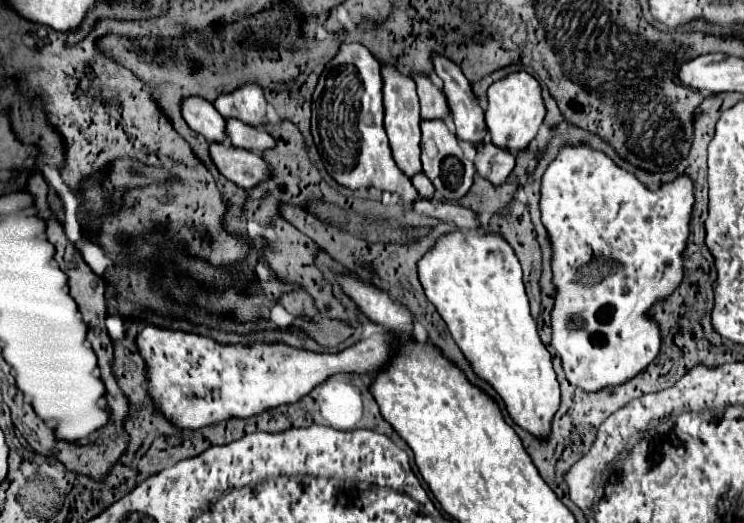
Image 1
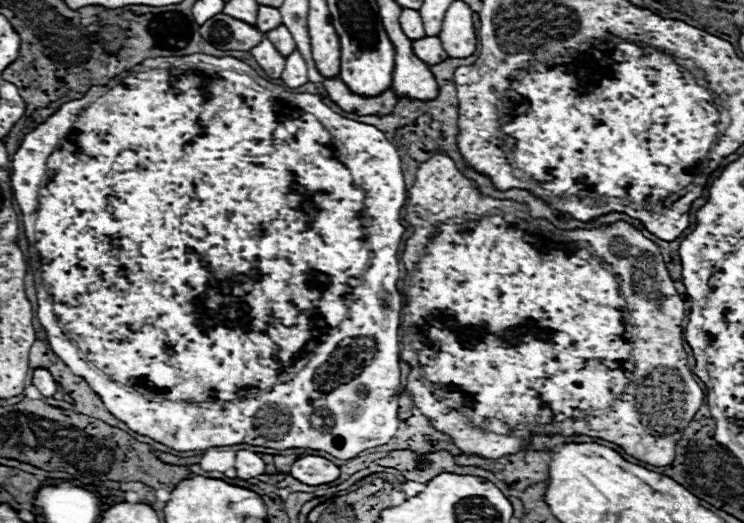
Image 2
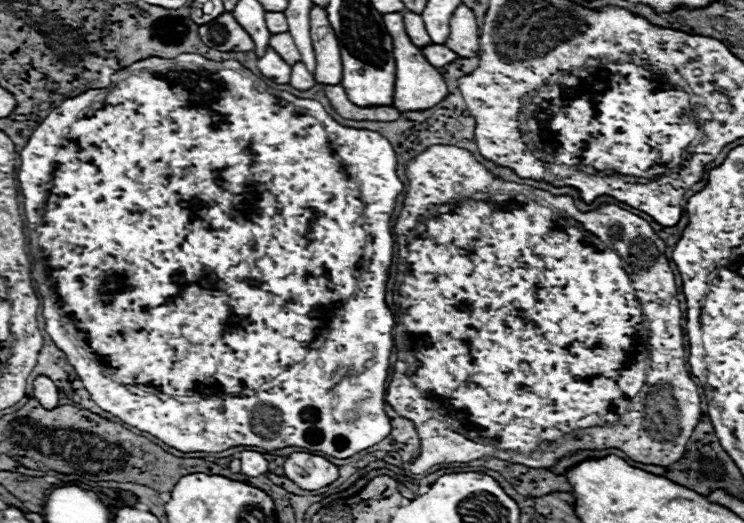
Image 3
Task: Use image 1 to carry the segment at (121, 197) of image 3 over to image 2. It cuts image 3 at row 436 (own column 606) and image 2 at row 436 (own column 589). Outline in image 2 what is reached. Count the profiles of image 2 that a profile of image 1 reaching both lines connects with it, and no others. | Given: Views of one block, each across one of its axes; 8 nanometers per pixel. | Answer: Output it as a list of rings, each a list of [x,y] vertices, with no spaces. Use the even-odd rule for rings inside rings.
[[[191,54],[191,55],[188,55],[188,56],[184,56],[184,58],[180,58],[180,62],[178,62],[178,58],[174,58],[174,57],[168,57],[168,58],[166,58],[166,57],[158,57],[158,58],[154,58],[154,60],[144,60],[144,61],[143,61],[143,62],[142,62],[142,63],[140,63],[140,64],[138,64],[138,65],[136,65],[136,66],[134,66],[134,67],[133,67],[133,68],[132,68],[132,69],[131,69],[131,70],[130,70],[130,71],[129,71],[129,73],[130,73],[130,76],[126,76],[126,78],[122,78],[122,77],[123,77],[123,76],[122,76],[122,75],[119,75],[119,76],[116,76],[116,77],[115,77],[115,78],[113,78],[113,79],[112,79],[112,80],[110,80],[110,82],[109,82],[109,84],[108,84],[108,85],[107,85],[107,88],[110,88],[110,90],[108,90],[108,92],[106,92],[106,88],[104,88],[104,86],[102,86],[102,88],[90,88],[90,90],[88,90],[88,92],[86,92],[86,96],[84,96],[84,98],[80,98],[80,100],[70,100],[70,102],[66,102],[66,104],[62,104],[62,106],[60,106],[60,110],[58,110],[58,112],[56,112],[56,114],[52,114],[52,116],[50,116],[50,118],[48,118],[48,120],[46,120],[46,122],[44,122],[44,124],[40,124],[40,126],[38,126],[38,128],[34,128],[34,130],[32,130],[32,132],[30,132],[30,134],[26,134],[26,136],[24,136],[24,140],[22,140],[22,144],[20,144],[20,148],[18,148],[18,152],[16,152],[16,154],[14,154],[14,158],[12,158],[12,172],[10,172],[10,186],[12,186],[12,194],[14,194],[14,200],[12,200],[12,202],[13,202],[13,203],[14,203],[14,204],[15,204],[15,205],[16,205],[16,203],[17,203],[17,204],[18,204],[18,206],[20,206],[20,212],[21,212],[21,221],[22,221],[22,223],[23,223],[23,227],[24,227],[24,234],[26,234],[26,240],[28,240],[28,244],[30,244],[30,256],[32,256],[32,258],[34,258],[34,260],[30,260],[30,264],[32,264],[32,266],[34,266],[34,268],[38,268],[38,270],[34,270],[34,278],[36,278],[36,280],[38,280],[38,282],[40,282],[40,283],[39,283],[39,284],[37,284],[37,285],[36,285],[36,296],[37,296],[37,305],[38,305],[38,308],[37,308],[37,312],[36,312],[36,316],[37,316],[37,318],[38,318],[38,320],[39,320],[39,322],[40,322],[40,324],[41,324],[41,325],[42,325],[42,327],[43,327],[43,329],[44,329],[44,330],[45,330],[45,333],[46,333],[46,337],[47,337],[47,341],[48,341],[48,343],[49,343],[49,345],[50,345],[50,347],[51,347],[51,349],[52,349],[52,350],[53,350],[53,352],[54,352],[54,353],[55,353],[55,354],[58,354],[58,356],[60,356],[60,358],[62,358],[62,360],[64,360],[64,363],[65,363],[65,364],[66,364],[66,365],[67,365],[67,366],[78,366],[78,362],[88,362],[88,364],[92,364],[92,368],[94,368],[94,370],[96,370],[96,368],[98,368],[98,374],[96,374],[96,372],[88,372],[88,376],[86,376],[86,380],[88,380],[88,382],[90,382],[90,386],[94,386],[94,388],[98,388],[98,392],[96,392],[96,394],[98,394],[98,396],[100,396],[100,398],[102,398],[102,402],[104,402],[104,406],[106,406],[106,408],[108,408],[108,412],[110,412],[110,414],[112,414],[112,416],[114,416],[114,418],[118,418],[118,420],[120,420],[120,422],[124,422],[124,424],[126,424],[126,426],[128,426],[128,428],[130,428],[130,430],[134,430],[134,432],[138,432],[138,434],[142,434],[142,436],[148,436],[148,438],[152,438],[152,440],[156,440],[156,442],[160,442],[160,444],[164,444],[164,446],[168,446],[168,448],[172,448],[172,450],[178,450],[178,452],[190,452],[190,450],[208,450],[208,448],[212,448],[212,446],[234,446],[234,444],[250,444],[250,446],[264,446],[264,448],[276,448],[276,450],[288,450],[288,448],[312,448],[312,450],[324,450],[324,452],[328,452],[328,454],[332,454],[332,456],[336,456],[336,458],[340,458],[340,460],[350,460],[350,458],[356,458],[356,456],[358,456],[358,454],[360,454],[360,452],[364,452],[364,450],[368,450],[368,448],[376,448],[376,446],[382,446],[382,444],[386,444],[386,442],[388,442],[388,440],[390,440],[390,438],[392,438],[392,436],[394,436],[394,432],[396,432],[396,430],[398,430],[398,422],[400,422],[400,418],[398,418],[398,410],[400,410],[400,396],[398,396],[398,390],[400,390],[400,388],[402,388],[402,378],[400,378],[400,376],[402,376],[402,370],[400,370],[400,356],[398,356],[398,354],[400,354],[400,336],[398,336],[398,328],[400,328],[400,310],[402,310],[402,302],[400,302],[400,292],[398,292],[398,288],[396,288],[396,282],[398,282],[398,280],[400,280],[400,262],[398,262],[398,256],[396,256],[396,254],[398,254],[398,250],[400,250],[400,242],[402,242],[402,234],[404,234],[404,232],[406,232],[406,228],[404,228],[404,226],[402,226],[402,218],[400,218],[400,210],[402,210],[402,206],[404,206],[404,204],[406,204],[406,184],[404,184],[404,178],[402,178],[402,168],[400,168],[400,156],[398,156],[398,152],[396,152],[396,148],[394,148],[394,144],[390,144],[390,142],[388,142],[388,138],[386,138],[386,136],[384,136],[384,132],[380,132],[380,130],[378,130],[378,128],[374,128],[374,126],[370,126],[370,124],[362,124],[362,122],[356,122],[356,120],[348,120],[348,118],[342,118],[342,116],[340,116],[340,114],[336,114],[336,112],[332,112],[332,110],[330,110],[330,108],[328,108],[328,106],[326,106],[326,104],[322,104],[322,100],[320,100],[320,96],[316,96],[316,94],[294,94],[294,100],[296,100],[296,104],[292,104],[292,100],[288,100],[288,96],[292,96],[292,92],[286,92],[286,90],[284,90],[284,88],[282,88],[282,86],[276,86],[276,84],[270,84],[270,82],[266,82],[266,80],[262,80],[262,78],[260,78],[260,76],[258,76],[258,74],[256,74],[256,72],[254,72],[254,70],[252,70],[252,68],[250,68],[250,66],[248,66],[248,64],[244,64],[244,62],[242,62],[242,61],[241,61],[241,60],[236,60],[236,58],[230,58],[230,56],[226,56],[226,58],[216,58],[216,56],[211,56],[211,55],[208,55],[208,54]],[[188,62],[204,62],[204,63],[206,63],[206,64],[212,64],[212,66],[216,66],[216,68],[220,68],[220,72],[214,72],[214,74],[208,74],[208,72],[200,72],[200,70],[198,70],[198,68],[196,68],[196,66],[192,66],[192,64],[188,64]],[[234,70],[248,70],[248,74],[238,74],[238,72],[234,72]],[[145,71],[146,71],[146,72],[145,72]],[[118,81],[120,81],[120,82],[118,82]],[[94,98],[96,98],[96,100],[94,100]],[[308,118],[310,118],[310,120],[308,120]],[[314,118],[316,118],[316,120],[318,120],[318,122],[320,122],[320,124],[308,124],[308,122],[312,122],[312,120],[314,120]],[[236,146],[238,146],[238,148],[236,148]],[[356,204],[360,204],[360,208],[356,208]],[[32,222],[34,222],[34,228],[32,228]],[[32,230],[34,230],[34,234],[32,234]],[[350,282],[352,282],[352,284],[350,284]],[[42,304],[48,304],[48,306],[42,306]],[[260,308],[262,308],[262,310],[260,310]],[[66,330],[68,330],[68,332],[66,332]],[[360,336],[368,336],[368,338],[372,338],[372,340],[374,340],[374,346],[356,346],[356,342],[358,342],[358,338],[360,338]],[[68,340],[70,340],[70,342],[68,342]],[[308,348],[312,348],[312,352],[308,352]],[[334,350],[336,350],[336,360],[334,360]],[[306,352],[307,352],[307,354],[308,354],[308,356],[309,356],[309,358],[310,358],[310,357],[312,357],[312,358],[313,358],[313,359],[309,359],[309,361],[308,361],[308,363],[307,363],[307,365],[306,365],[306,366],[305,366],[305,367],[304,367],[304,368],[312,368],[312,386],[300,386],[300,388],[290,388],[290,386],[274,386],[274,388],[272,388],[272,380],[278,380],[278,376],[282,376],[282,374],[284,374],[284,372],[294,372],[294,370],[288,370],[288,368],[292,368],[292,366],[294,366],[294,364],[296,364],[296,362],[298,362],[298,360],[302,360],[302,356],[304,356],[304,354],[306,354]],[[313,356],[314,356],[314,357],[313,357]],[[76,360],[78,360],[78,362],[76,362]],[[323,364],[324,364],[324,392],[320,392],[320,388],[316,388],[316,387],[315,387],[315,384],[314,384],[314,382],[313,382],[313,380],[314,380],[314,376],[315,376],[315,372],[316,372],[316,370],[317,370],[317,369],[318,369],[318,368],[319,368],[319,367],[320,367],[320,366],[321,366],[321,365],[323,365]],[[102,372],[104,372],[104,374],[102,374]],[[106,374],[110,374],[110,376],[106,376]],[[112,380],[114,380],[114,382],[112,382]],[[138,380],[140,380],[140,382],[138,382]],[[264,388],[272,388],[272,390],[270,390],[270,392],[266,392],[266,394],[262,394],[262,396],[254,396],[254,394],[256,394],[256,392],[262,392],[262,390],[264,390]],[[133,390],[134,390],[134,391],[137,391],[137,392],[139,392],[139,393],[140,393],[140,394],[132,394],[132,391],[133,391]],[[240,392],[242,392],[242,394],[240,394]],[[148,398],[149,398],[149,399],[153,399],[153,400],[148,400]],[[240,398],[242,398],[242,400],[240,400]],[[154,400],[155,400],[155,401],[158,401],[158,402],[154,402]],[[170,400],[171,400],[171,401],[170,401]],[[221,400],[226,400],[226,402],[225,402],[225,401],[221,401]],[[228,400],[232,400],[232,401],[228,401]],[[160,401],[164,401],[164,402],[160,402]],[[177,401],[179,401],[179,402],[177,402]],[[185,401],[186,401],[186,402],[185,402]],[[200,402],[201,402],[201,403],[200,403]],[[190,403],[194,403],[194,404],[190,404]]]

